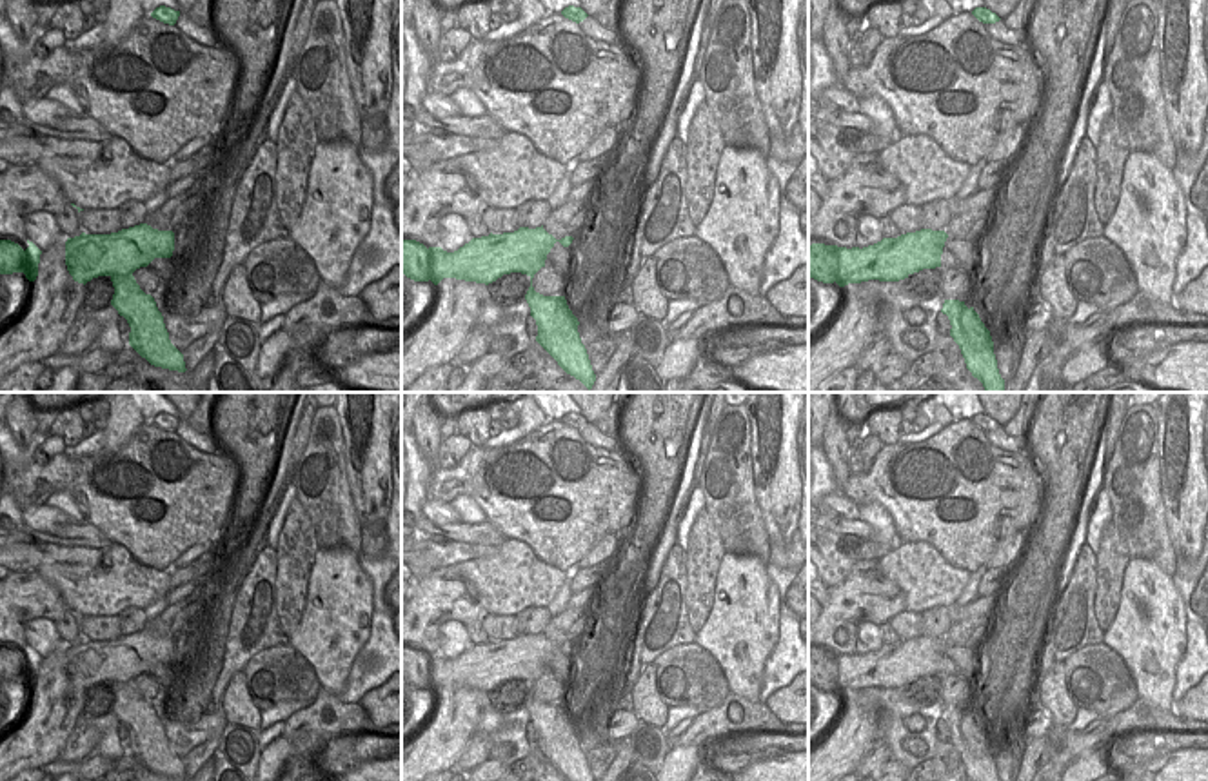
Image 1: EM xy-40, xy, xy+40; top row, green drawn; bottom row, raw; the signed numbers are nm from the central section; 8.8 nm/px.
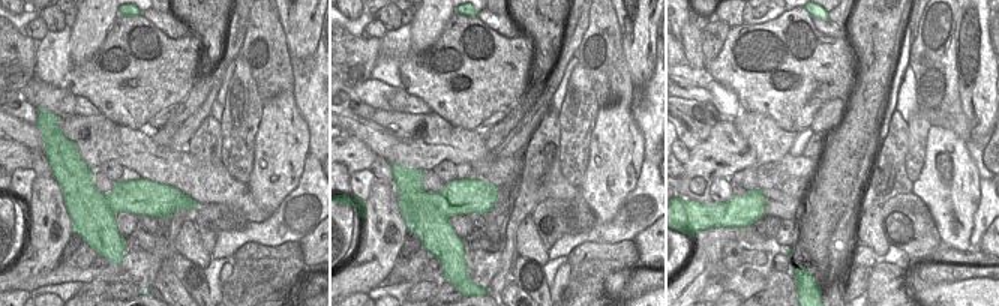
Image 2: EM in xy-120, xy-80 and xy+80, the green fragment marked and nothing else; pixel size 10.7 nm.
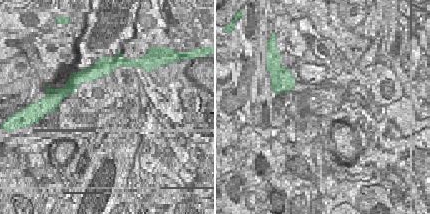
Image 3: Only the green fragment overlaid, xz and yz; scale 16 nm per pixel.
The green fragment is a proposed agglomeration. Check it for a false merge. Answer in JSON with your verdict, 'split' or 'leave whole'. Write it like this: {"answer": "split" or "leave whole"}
{"answer": "split"}

